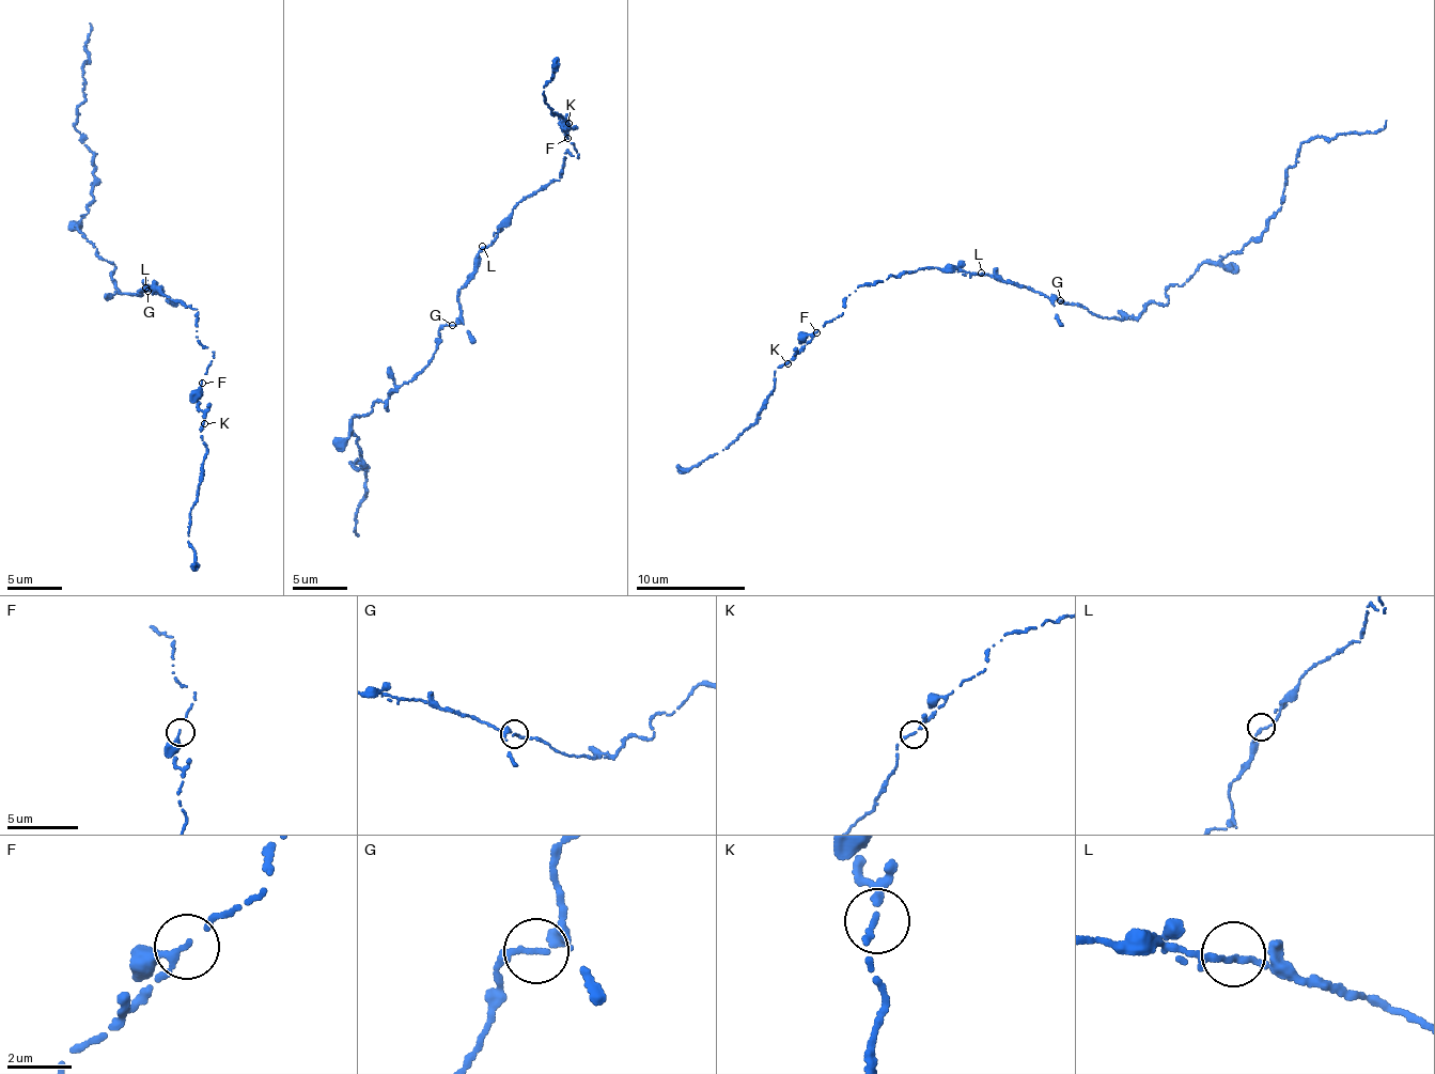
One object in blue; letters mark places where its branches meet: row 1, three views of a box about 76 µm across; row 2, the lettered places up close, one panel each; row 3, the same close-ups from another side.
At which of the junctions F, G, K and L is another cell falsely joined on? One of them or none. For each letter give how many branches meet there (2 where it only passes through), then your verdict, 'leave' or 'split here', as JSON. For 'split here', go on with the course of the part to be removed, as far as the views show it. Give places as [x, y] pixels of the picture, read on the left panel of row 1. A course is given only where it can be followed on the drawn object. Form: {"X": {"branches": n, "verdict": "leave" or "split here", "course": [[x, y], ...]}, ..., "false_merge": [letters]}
{"F": {"branches": 2, "verdict": "leave"}, "G": {"branches": 2, "verdict": "leave"}, "K": {"branches": 2, "verdict": "leave"}, "L": {"branches": 2, "verdict": "leave"}, "false_merge": []}

